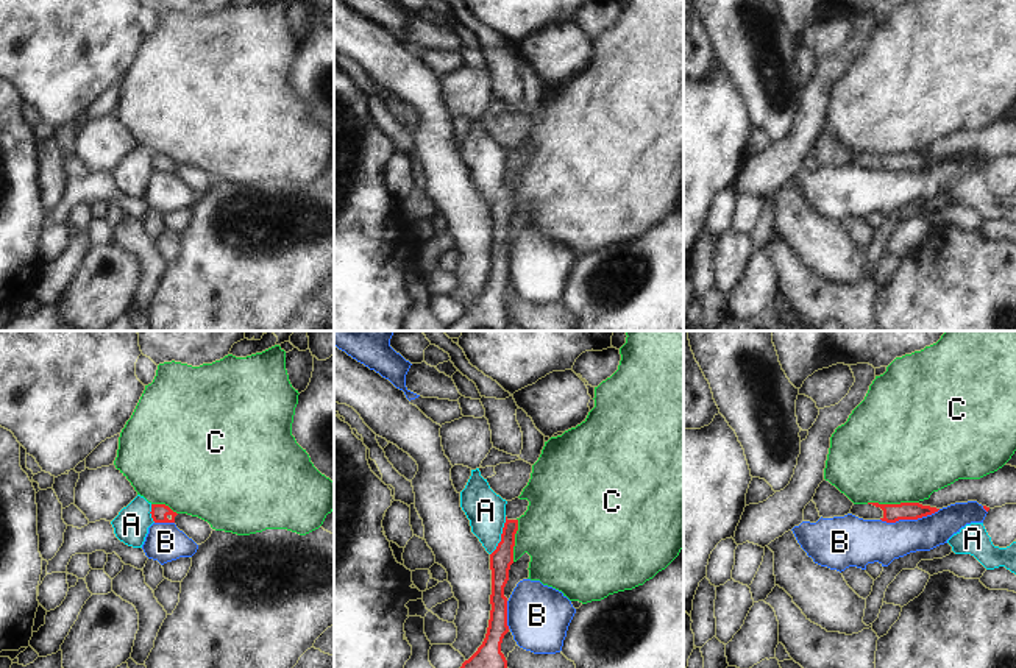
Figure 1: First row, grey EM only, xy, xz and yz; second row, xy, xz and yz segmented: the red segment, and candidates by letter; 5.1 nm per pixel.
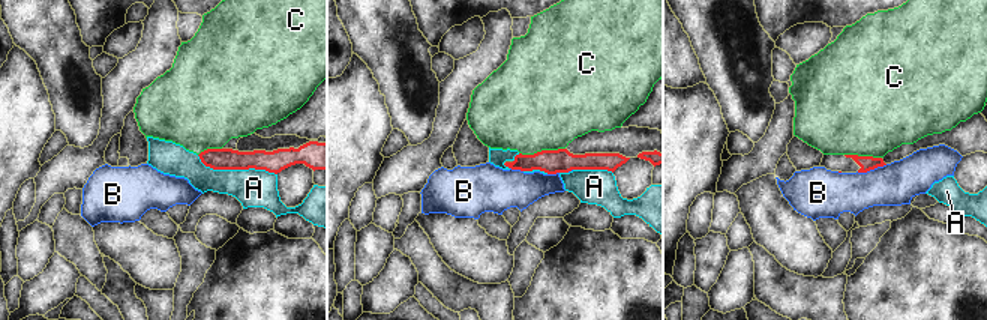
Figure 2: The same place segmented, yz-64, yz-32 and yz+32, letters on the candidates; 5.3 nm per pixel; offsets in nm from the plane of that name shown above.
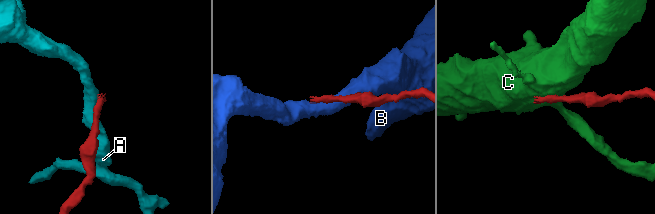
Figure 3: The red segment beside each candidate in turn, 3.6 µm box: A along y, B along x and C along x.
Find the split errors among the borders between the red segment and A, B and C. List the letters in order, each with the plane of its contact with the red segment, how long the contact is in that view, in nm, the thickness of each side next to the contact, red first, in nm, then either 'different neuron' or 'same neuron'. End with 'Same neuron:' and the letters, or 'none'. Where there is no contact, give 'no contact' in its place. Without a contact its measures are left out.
A: xz | 220 nm | 120/200 nm | different neuron
B: yz | 320 nm | 100/220 nm | different neuron
C: yz | 280 nm | 100/500 nm | different neuron
Same neuron: none

